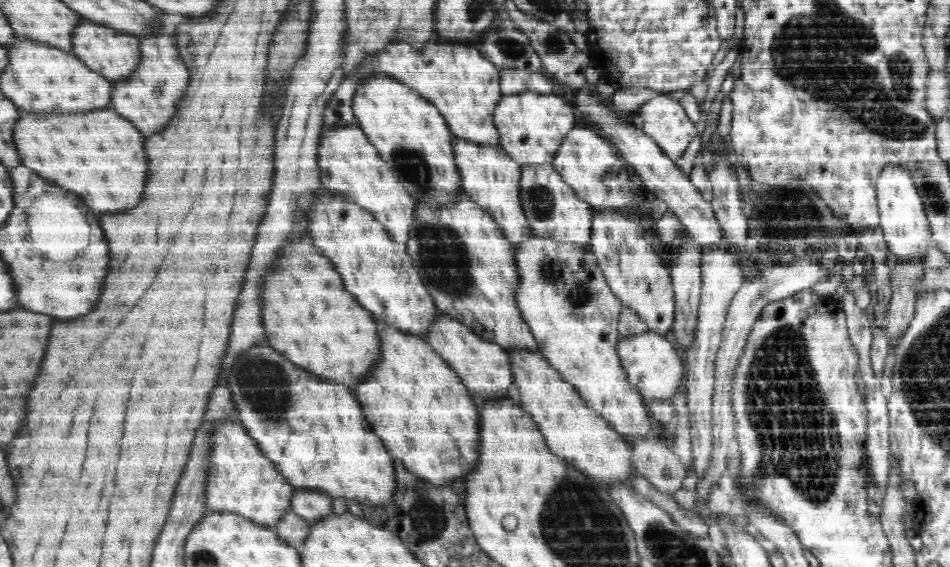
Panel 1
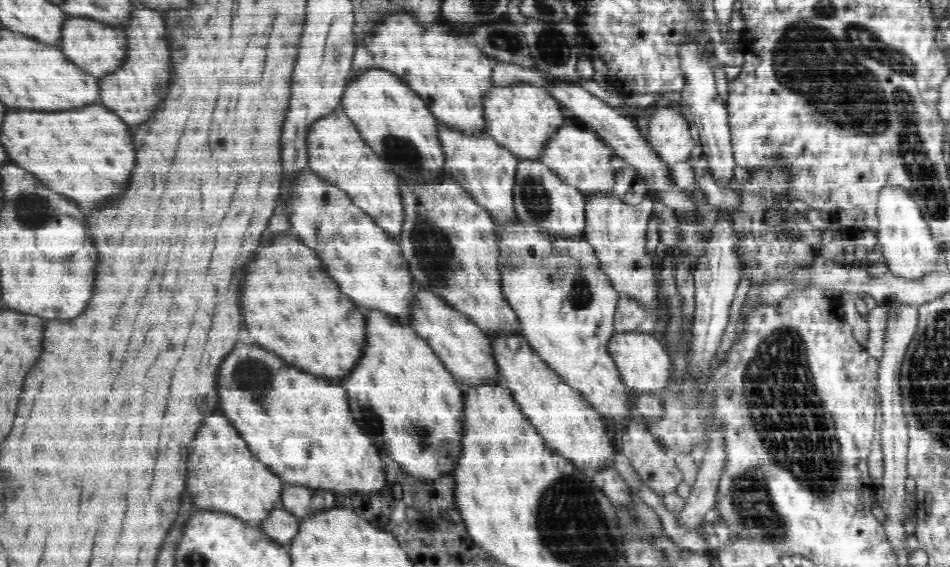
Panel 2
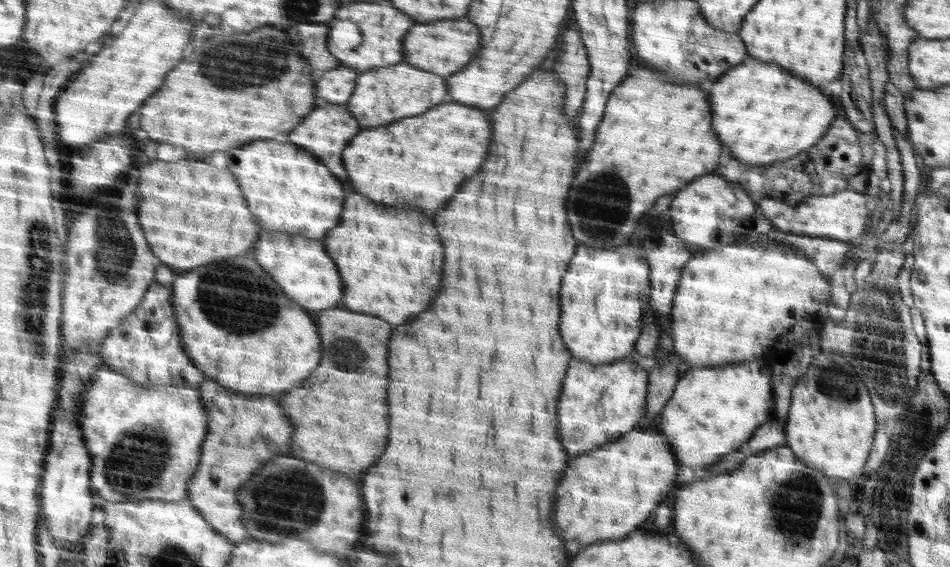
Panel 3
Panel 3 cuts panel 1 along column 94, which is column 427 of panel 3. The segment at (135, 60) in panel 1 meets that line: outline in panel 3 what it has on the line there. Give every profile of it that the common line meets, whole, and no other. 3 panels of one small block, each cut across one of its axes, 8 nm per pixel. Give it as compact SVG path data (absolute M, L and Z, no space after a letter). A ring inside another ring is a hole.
M467 17L438 20L430 23L418 23L412 27L403 39L403 60L426 72L434 72L438 76L448 76L458 72L462 66L475 58L480 50L480 29Z

